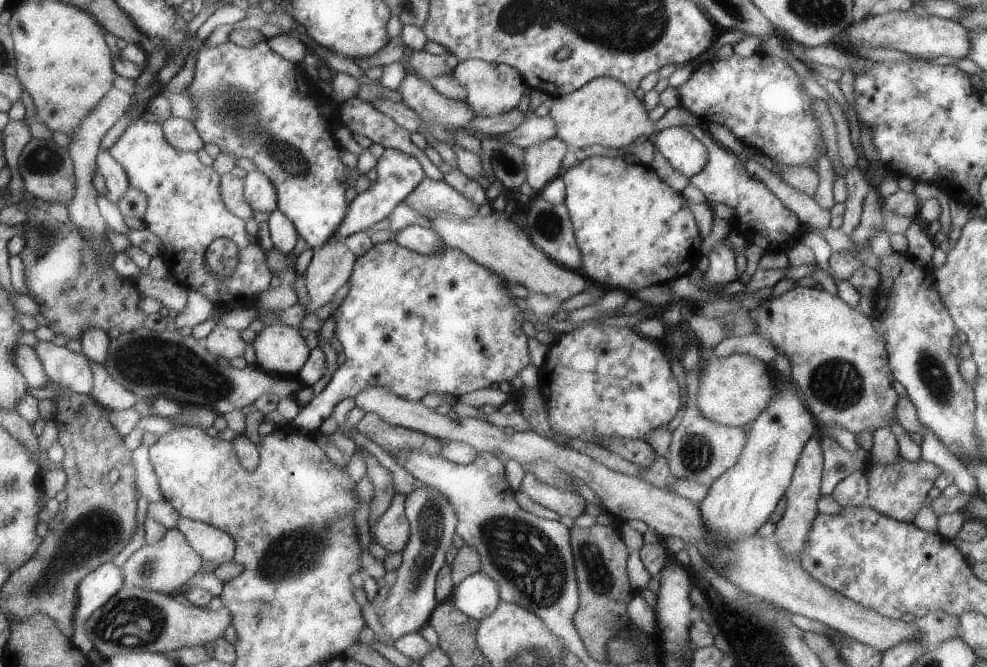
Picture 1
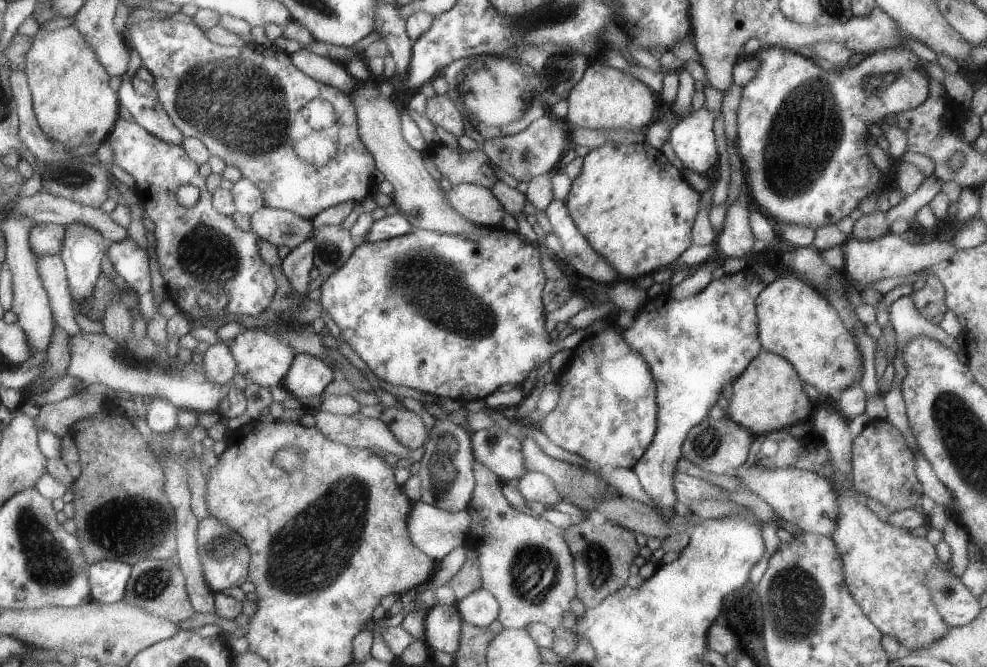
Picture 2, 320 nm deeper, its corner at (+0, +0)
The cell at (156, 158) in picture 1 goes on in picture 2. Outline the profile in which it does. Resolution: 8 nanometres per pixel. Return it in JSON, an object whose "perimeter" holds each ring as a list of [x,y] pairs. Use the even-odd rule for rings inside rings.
{"perimeter":[[[118,118],[113,129],[108,133],[107,140],[113,152],[113,165],[129,174],[134,180],[134,193],[139,198],[145,217],[155,225],[153,238],[155,239],[155,256],[159,265],[159,273],[165,281],[166,295],[174,306],[183,314],[200,317],[205,314],[197,306],[199,292],[208,294],[225,294],[229,302],[223,308],[226,314],[256,316],[263,312],[271,303],[276,292],[276,282],[271,267],[267,266],[259,255],[259,236],[249,230],[243,232],[235,226],[229,216],[219,214],[212,206],[212,194],[206,188],[206,179],[199,174],[199,166],[187,156],[180,146],[165,144],[164,141],[151,136],[141,126],[129,120]],[[181,184],[193,184],[199,190],[199,198],[193,206],[183,208],[175,200],[175,190]]]}

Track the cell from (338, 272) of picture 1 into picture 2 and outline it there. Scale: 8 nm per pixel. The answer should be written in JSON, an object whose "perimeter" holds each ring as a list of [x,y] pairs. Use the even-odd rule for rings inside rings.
{"perimeter":[[[340,225],[314,228],[308,238],[315,242],[312,264],[318,279],[327,278],[343,267],[357,246],[357,241]]]}

